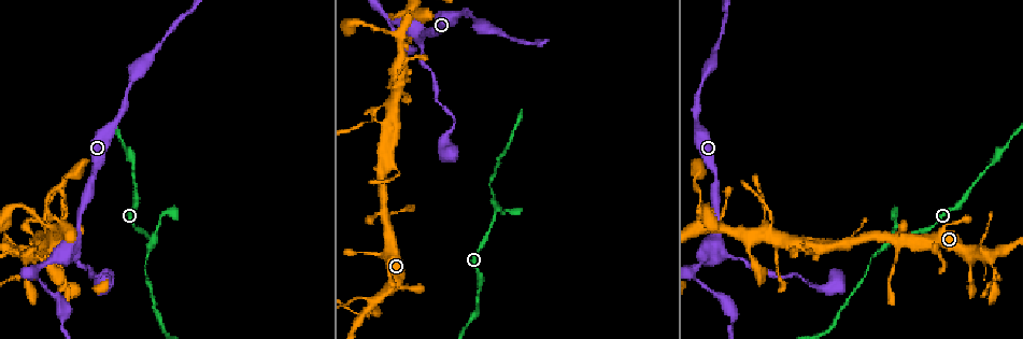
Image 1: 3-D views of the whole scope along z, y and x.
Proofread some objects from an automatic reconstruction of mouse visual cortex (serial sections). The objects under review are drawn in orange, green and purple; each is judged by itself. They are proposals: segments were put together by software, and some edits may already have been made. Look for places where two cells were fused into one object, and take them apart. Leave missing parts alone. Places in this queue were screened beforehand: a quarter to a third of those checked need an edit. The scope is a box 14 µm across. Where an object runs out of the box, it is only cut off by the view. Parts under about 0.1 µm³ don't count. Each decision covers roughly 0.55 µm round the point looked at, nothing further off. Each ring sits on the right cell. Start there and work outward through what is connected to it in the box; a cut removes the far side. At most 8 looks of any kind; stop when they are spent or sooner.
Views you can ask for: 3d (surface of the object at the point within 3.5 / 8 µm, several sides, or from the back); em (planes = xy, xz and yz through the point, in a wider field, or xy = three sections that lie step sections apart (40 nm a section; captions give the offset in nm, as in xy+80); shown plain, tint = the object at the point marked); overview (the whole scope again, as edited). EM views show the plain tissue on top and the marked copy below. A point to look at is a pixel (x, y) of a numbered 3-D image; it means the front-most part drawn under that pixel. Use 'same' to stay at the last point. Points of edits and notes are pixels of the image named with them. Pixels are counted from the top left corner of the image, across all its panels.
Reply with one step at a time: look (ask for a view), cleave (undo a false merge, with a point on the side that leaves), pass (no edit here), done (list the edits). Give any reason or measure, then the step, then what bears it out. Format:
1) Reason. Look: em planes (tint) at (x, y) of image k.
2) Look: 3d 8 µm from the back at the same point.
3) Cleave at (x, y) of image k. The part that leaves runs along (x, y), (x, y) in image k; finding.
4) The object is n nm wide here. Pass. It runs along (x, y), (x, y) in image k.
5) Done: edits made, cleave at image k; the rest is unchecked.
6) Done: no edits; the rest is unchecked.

Thick turns thin. Look: 3d 3.5 µm from the back at (417, 35) of image 1.

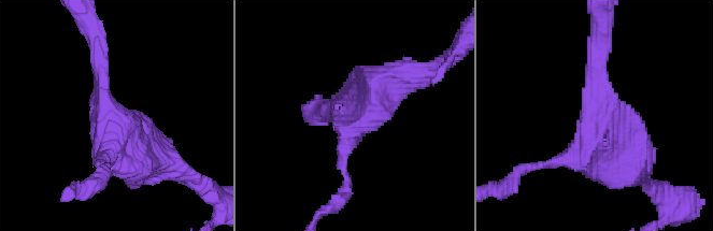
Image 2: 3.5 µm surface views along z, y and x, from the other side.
Look: em xy step 5 (tint) at (115, 123) of image 2.

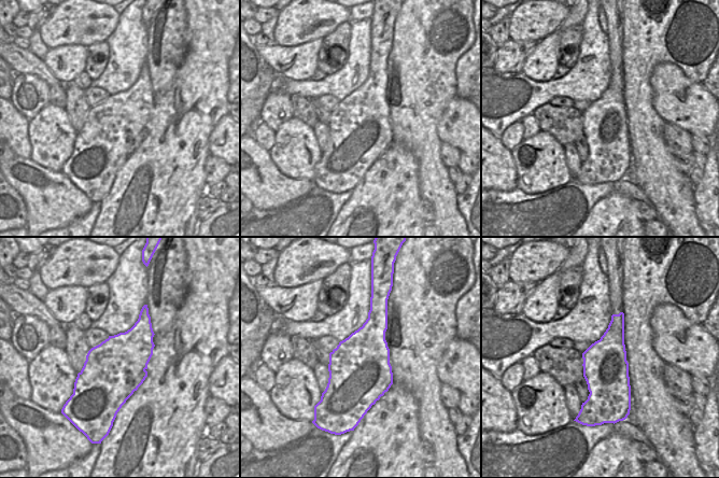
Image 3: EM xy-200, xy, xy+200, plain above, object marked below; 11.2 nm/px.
The object is 700 nm wide here. Pass. It runs along (98, 56), (111, 118), (160, 161) in image 2; continuous, no second cell.

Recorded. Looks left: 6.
Sharp bend. Look: em xy step 2 (tint) at (379, 11) of image 1.

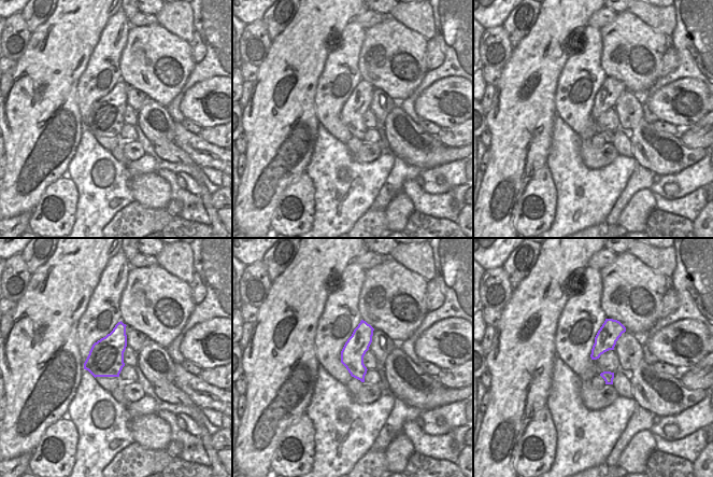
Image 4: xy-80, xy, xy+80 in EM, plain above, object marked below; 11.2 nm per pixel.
Look: 3d 3.5 µm from the back at the same point.

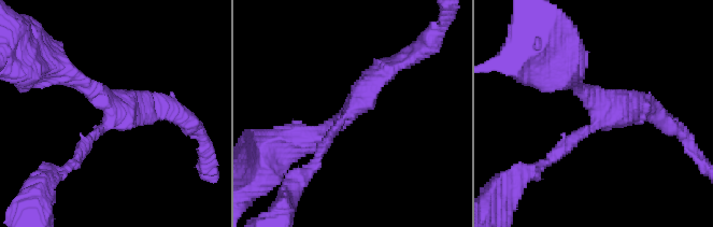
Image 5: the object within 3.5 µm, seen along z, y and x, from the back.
The arms are 150, 200, 350 nm wide. Pass. It runs along (572, 79), (597, 122), (542, 165) in image 5; all the same cell.

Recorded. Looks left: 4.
Calibre changes. Look: 3d 3.5 µm at (994, 273) of image 1.

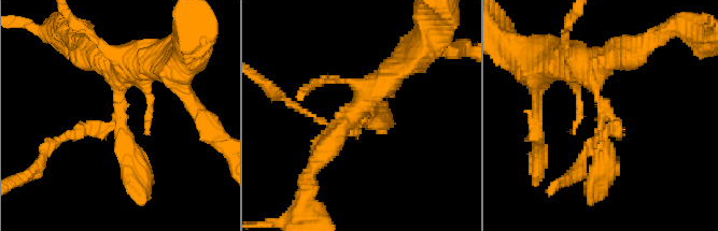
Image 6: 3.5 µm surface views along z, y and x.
Look: em xy step 3 (tint) at (116, 121) of image 6.

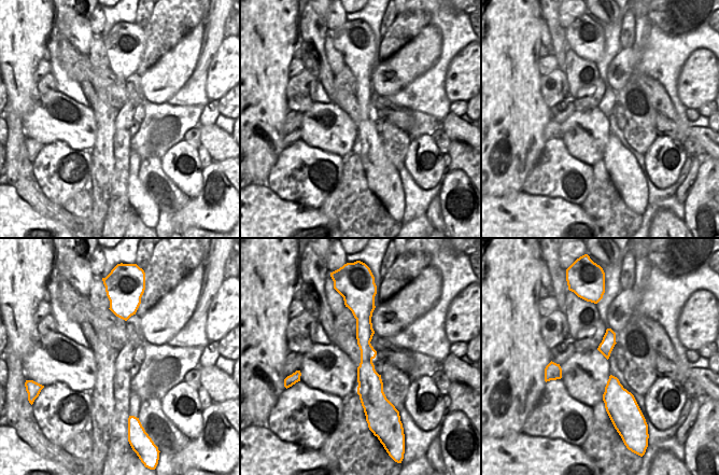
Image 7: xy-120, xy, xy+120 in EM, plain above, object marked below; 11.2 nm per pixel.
Pass. It runs along (130, 63), (116, 119), (57, 142) in image 6; all the same cell.

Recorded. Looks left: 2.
Done: no edits; the rest is unchecked.

